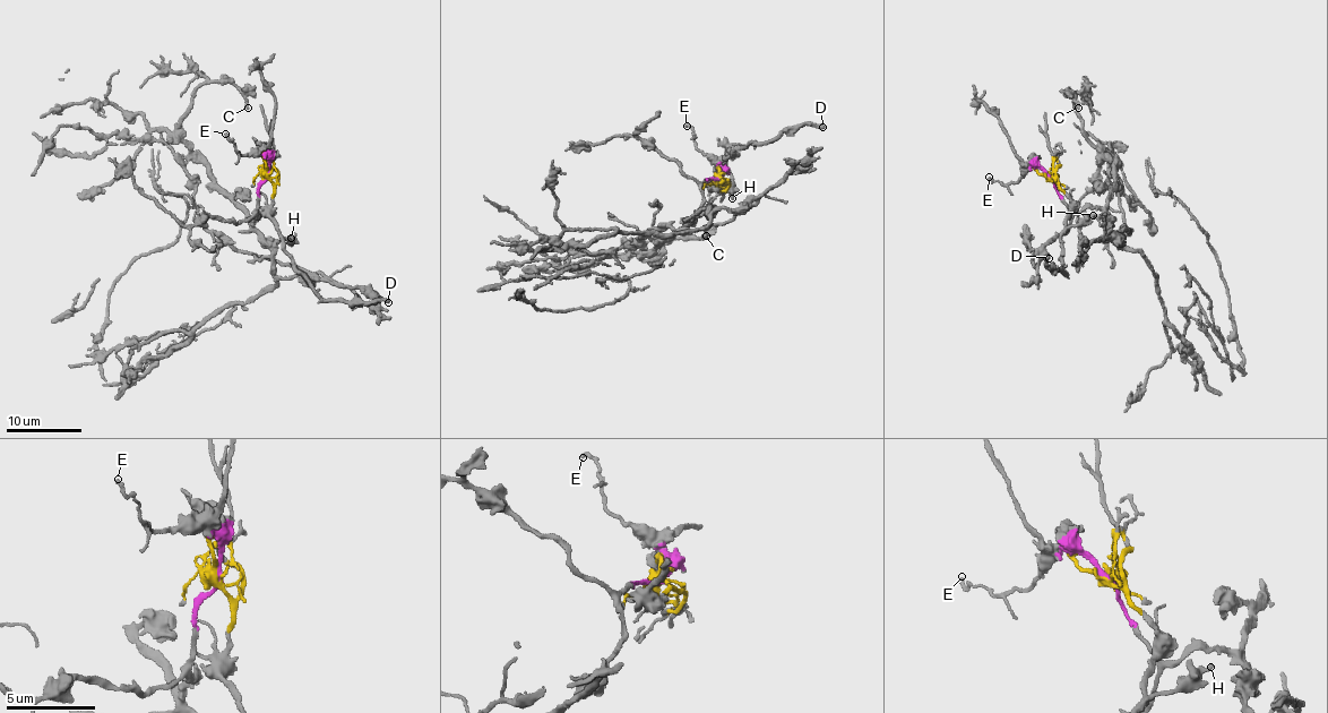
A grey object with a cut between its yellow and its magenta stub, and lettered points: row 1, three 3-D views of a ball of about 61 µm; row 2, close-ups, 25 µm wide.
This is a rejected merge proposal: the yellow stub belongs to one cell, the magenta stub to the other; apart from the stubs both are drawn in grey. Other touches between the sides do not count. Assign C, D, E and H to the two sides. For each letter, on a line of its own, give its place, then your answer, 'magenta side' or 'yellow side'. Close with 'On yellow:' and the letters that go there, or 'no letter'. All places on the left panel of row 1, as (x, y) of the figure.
C: at (248, 108); magenta side
D: at (388, 302); yellow side
E: at (225, 134); magenta side
H: at (291, 238); yellow side
On yellow: D, H

